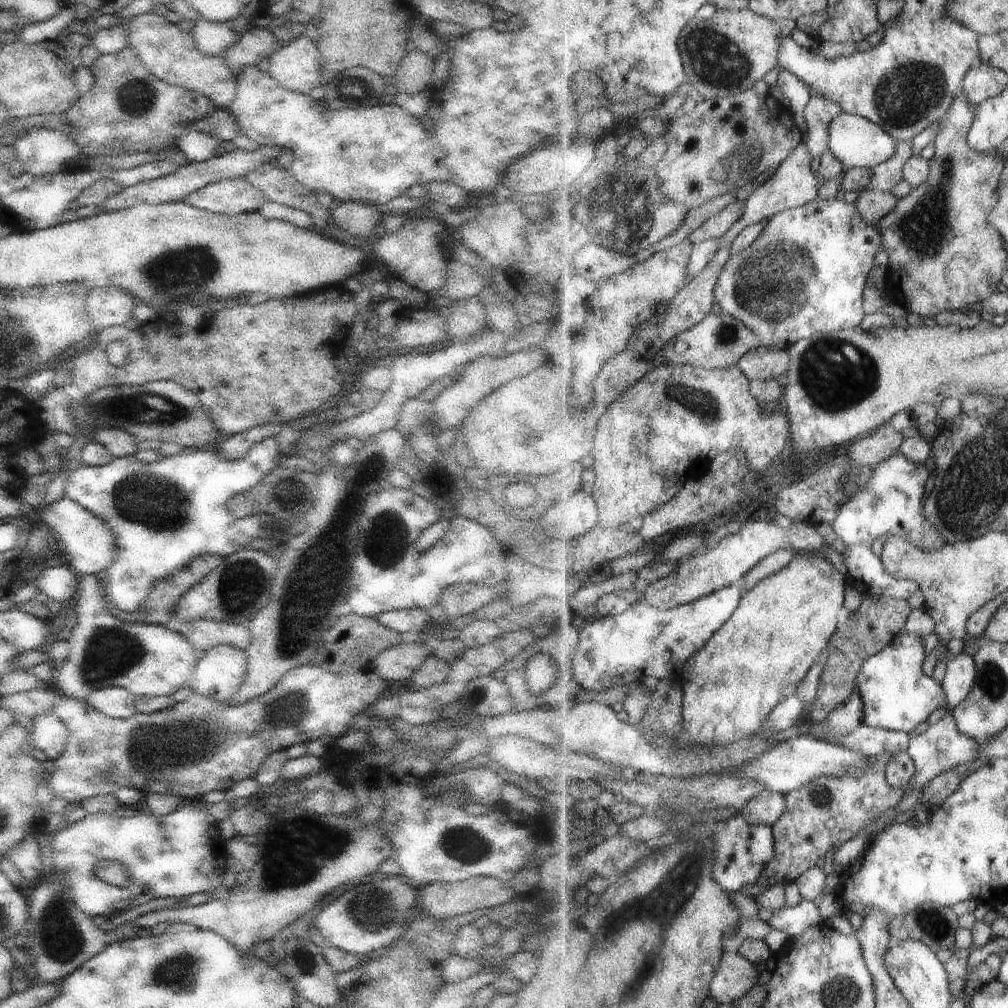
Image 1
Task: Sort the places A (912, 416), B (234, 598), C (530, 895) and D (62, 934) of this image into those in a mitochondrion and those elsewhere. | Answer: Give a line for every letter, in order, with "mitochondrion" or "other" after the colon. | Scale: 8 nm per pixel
A: other
B: mitochondrion
C: other
D: mitochondrion

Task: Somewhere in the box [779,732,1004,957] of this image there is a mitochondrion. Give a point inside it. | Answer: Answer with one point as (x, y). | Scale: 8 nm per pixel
(938, 926)

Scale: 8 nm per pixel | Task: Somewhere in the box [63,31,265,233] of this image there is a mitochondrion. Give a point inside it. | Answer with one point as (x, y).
(137, 97)

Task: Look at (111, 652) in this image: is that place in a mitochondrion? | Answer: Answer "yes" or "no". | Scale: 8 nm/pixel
yes

